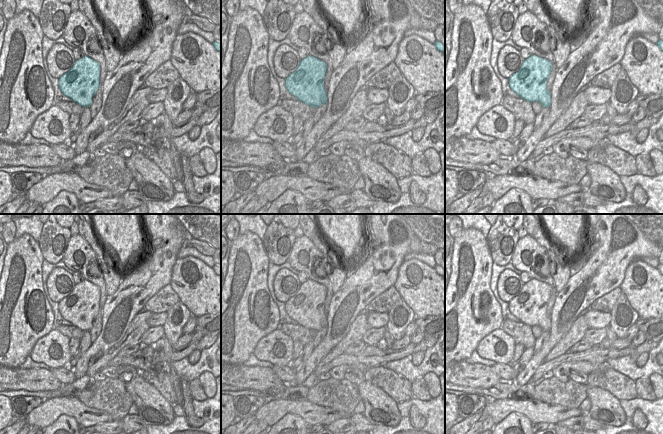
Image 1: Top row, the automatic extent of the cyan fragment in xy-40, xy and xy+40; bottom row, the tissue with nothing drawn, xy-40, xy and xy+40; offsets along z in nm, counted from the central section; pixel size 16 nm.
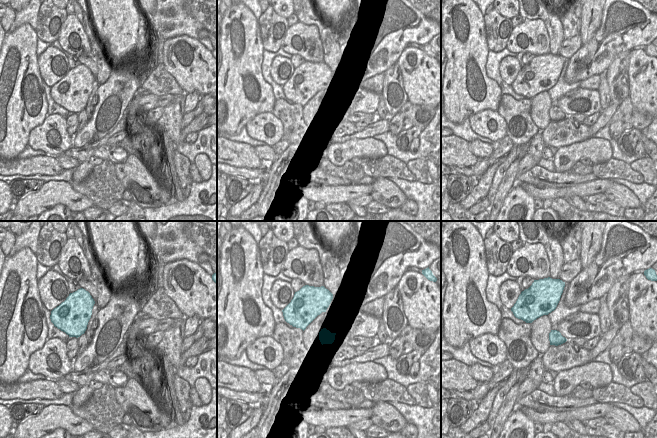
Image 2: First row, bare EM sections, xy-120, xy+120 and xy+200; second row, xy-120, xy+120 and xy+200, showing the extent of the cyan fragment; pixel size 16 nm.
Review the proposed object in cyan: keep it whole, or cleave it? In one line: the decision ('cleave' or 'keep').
keep

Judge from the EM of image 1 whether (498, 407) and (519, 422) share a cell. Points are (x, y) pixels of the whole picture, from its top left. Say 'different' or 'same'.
different

